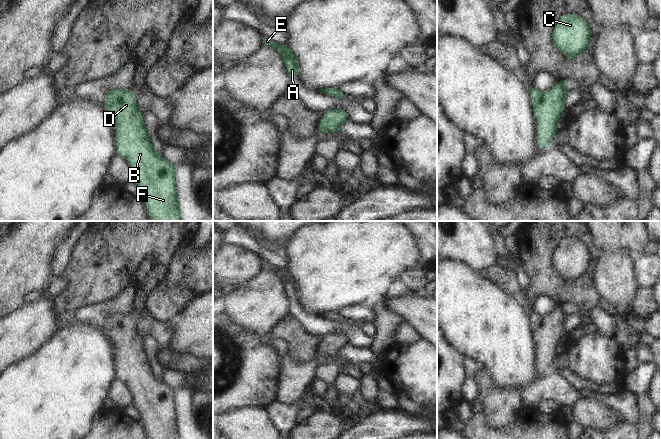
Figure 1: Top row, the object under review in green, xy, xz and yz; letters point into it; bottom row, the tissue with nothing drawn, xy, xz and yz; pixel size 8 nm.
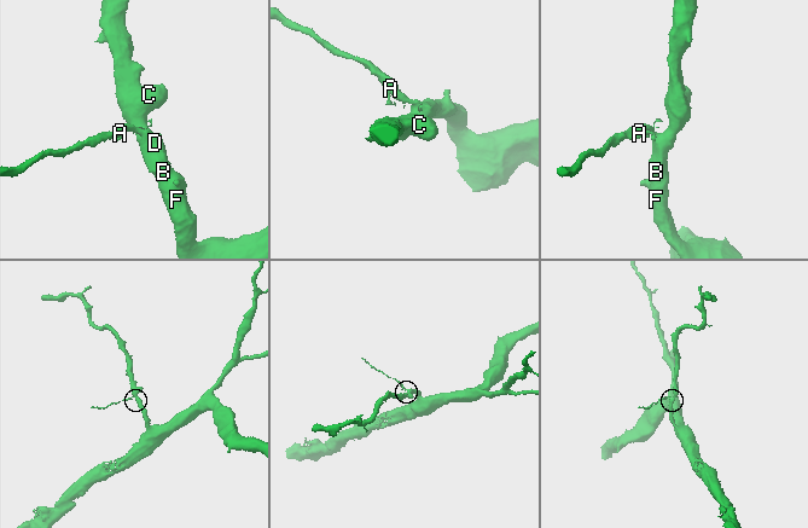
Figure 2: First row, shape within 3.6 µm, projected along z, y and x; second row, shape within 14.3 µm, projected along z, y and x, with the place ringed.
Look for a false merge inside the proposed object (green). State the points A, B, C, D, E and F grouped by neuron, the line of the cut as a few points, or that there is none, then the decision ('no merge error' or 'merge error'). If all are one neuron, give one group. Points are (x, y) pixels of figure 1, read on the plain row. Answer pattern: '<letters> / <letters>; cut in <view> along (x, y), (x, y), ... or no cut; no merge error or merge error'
A B C D E F; no cut; no merge error

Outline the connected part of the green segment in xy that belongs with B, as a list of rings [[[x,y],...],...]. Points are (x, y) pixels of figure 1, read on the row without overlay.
[[[111,313],[104,329],[116,347],[118,380],[130,386],[150,439],[180,439],[174,402],[176,389],[153,373],[134,317]]]

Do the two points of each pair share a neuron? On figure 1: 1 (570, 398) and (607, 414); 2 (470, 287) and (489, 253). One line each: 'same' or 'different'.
1: different
2: different

